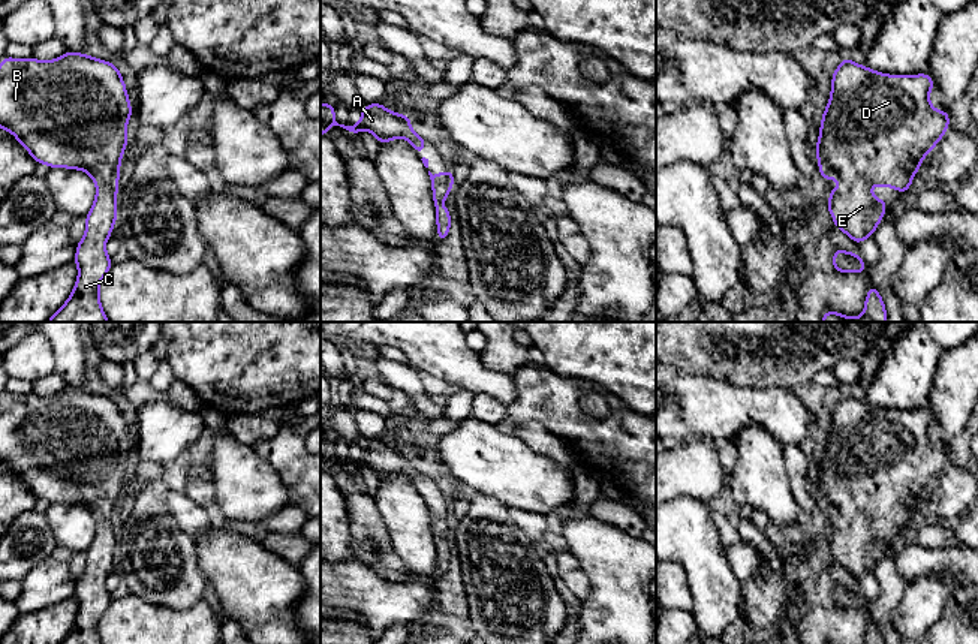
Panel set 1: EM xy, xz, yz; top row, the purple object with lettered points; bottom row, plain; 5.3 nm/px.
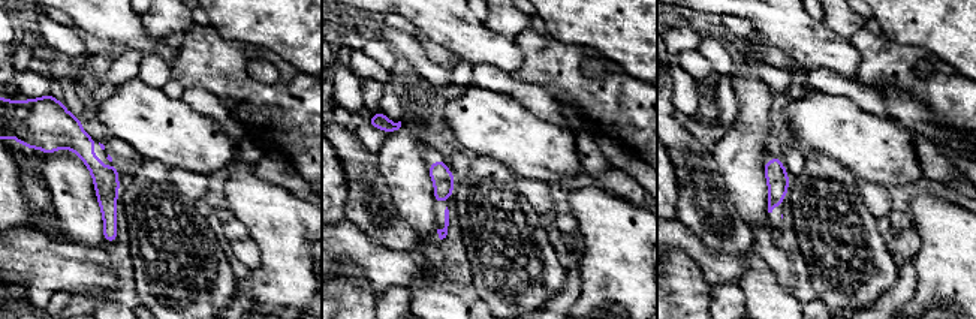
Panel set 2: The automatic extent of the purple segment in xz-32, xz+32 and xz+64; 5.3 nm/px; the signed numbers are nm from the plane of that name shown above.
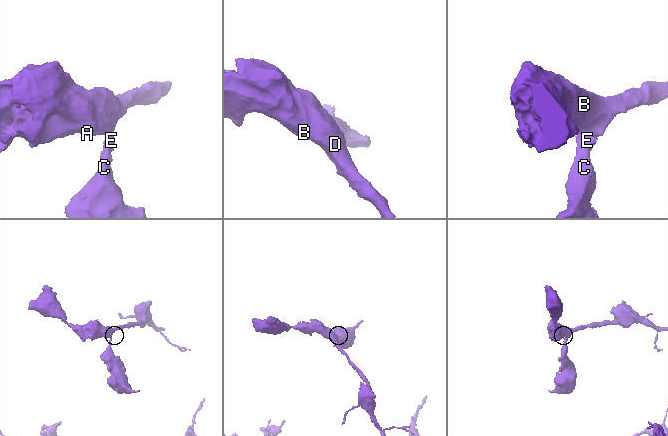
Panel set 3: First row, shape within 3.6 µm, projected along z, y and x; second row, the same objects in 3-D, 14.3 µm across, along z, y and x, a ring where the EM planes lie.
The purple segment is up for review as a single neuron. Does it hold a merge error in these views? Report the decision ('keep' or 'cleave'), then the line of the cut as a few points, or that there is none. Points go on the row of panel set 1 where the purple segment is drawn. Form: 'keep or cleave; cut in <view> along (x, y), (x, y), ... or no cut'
keep; no cut

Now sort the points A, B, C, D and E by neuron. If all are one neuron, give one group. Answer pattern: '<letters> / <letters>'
A B C D E

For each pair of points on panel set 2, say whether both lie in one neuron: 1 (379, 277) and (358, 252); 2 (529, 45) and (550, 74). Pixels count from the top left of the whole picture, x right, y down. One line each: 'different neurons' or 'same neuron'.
1: same neuron
2: same neuron

